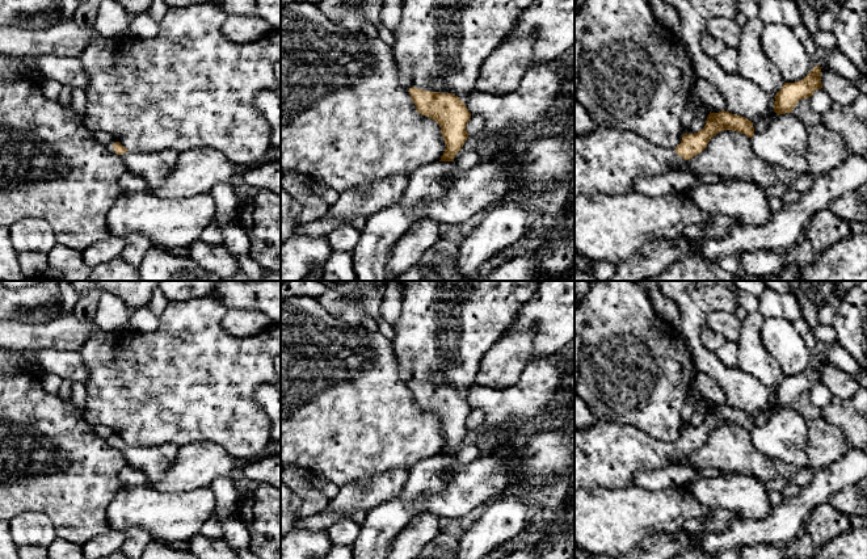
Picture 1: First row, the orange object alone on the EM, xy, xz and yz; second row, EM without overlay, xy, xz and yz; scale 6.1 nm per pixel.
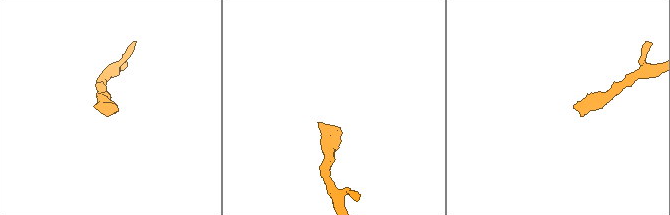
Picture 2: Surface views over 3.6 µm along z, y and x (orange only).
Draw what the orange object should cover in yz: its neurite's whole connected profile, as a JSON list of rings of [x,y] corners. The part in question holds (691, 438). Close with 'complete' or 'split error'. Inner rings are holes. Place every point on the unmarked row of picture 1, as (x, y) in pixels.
[[[721,404],[719,407],[710,405],[700,425],[683,428],[675,444],[653,438],[636,426],[603,420],[598,420],[588,429],[575,430],[575,493],[578,489],[599,487],[607,489],[628,488],[632,486],[632,478],[637,471],[669,467],[673,461],[699,449],[707,441],[710,433],[724,424],[737,425],[748,432],[754,429],[752,415]]]; split error

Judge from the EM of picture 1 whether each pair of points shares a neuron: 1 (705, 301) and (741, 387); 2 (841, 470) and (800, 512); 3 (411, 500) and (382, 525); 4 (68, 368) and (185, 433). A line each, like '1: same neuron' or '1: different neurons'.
1: same neuron
2: same neuron
3: same neuron
4: different neurons

